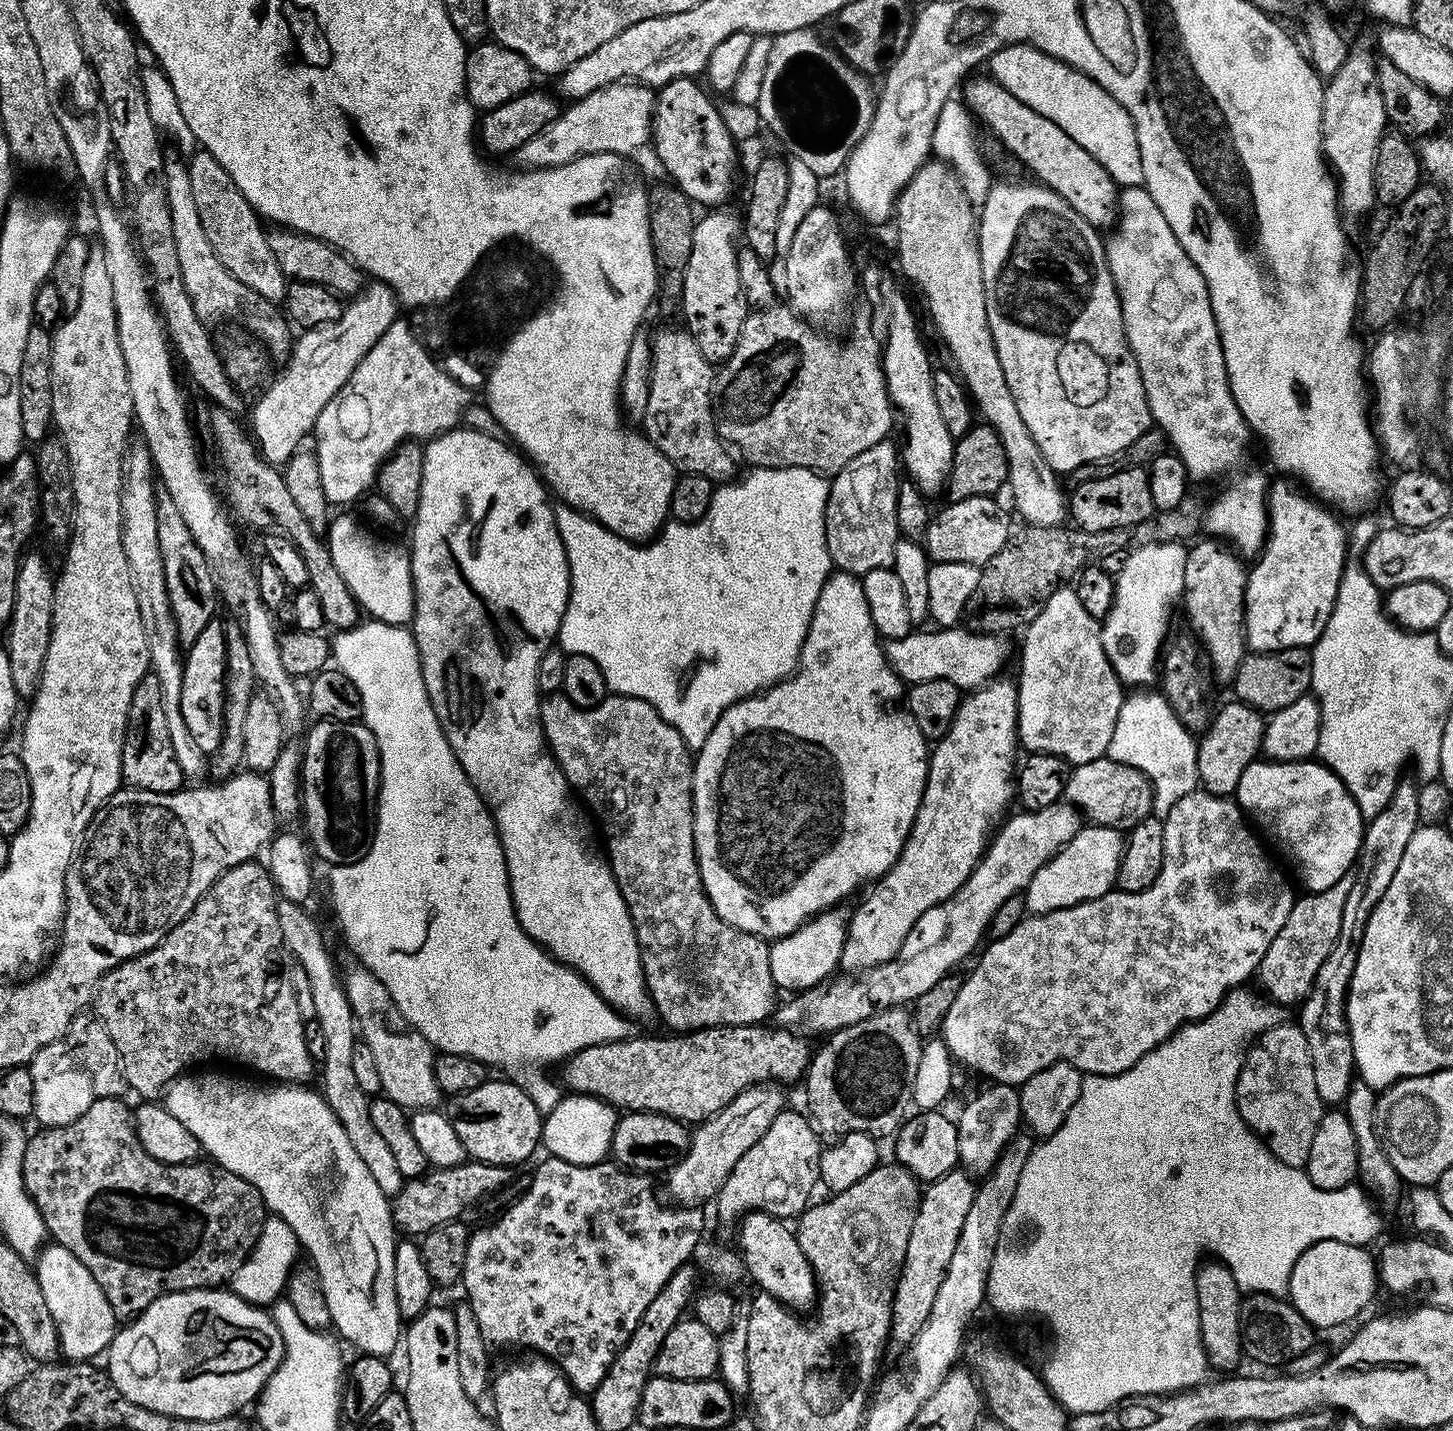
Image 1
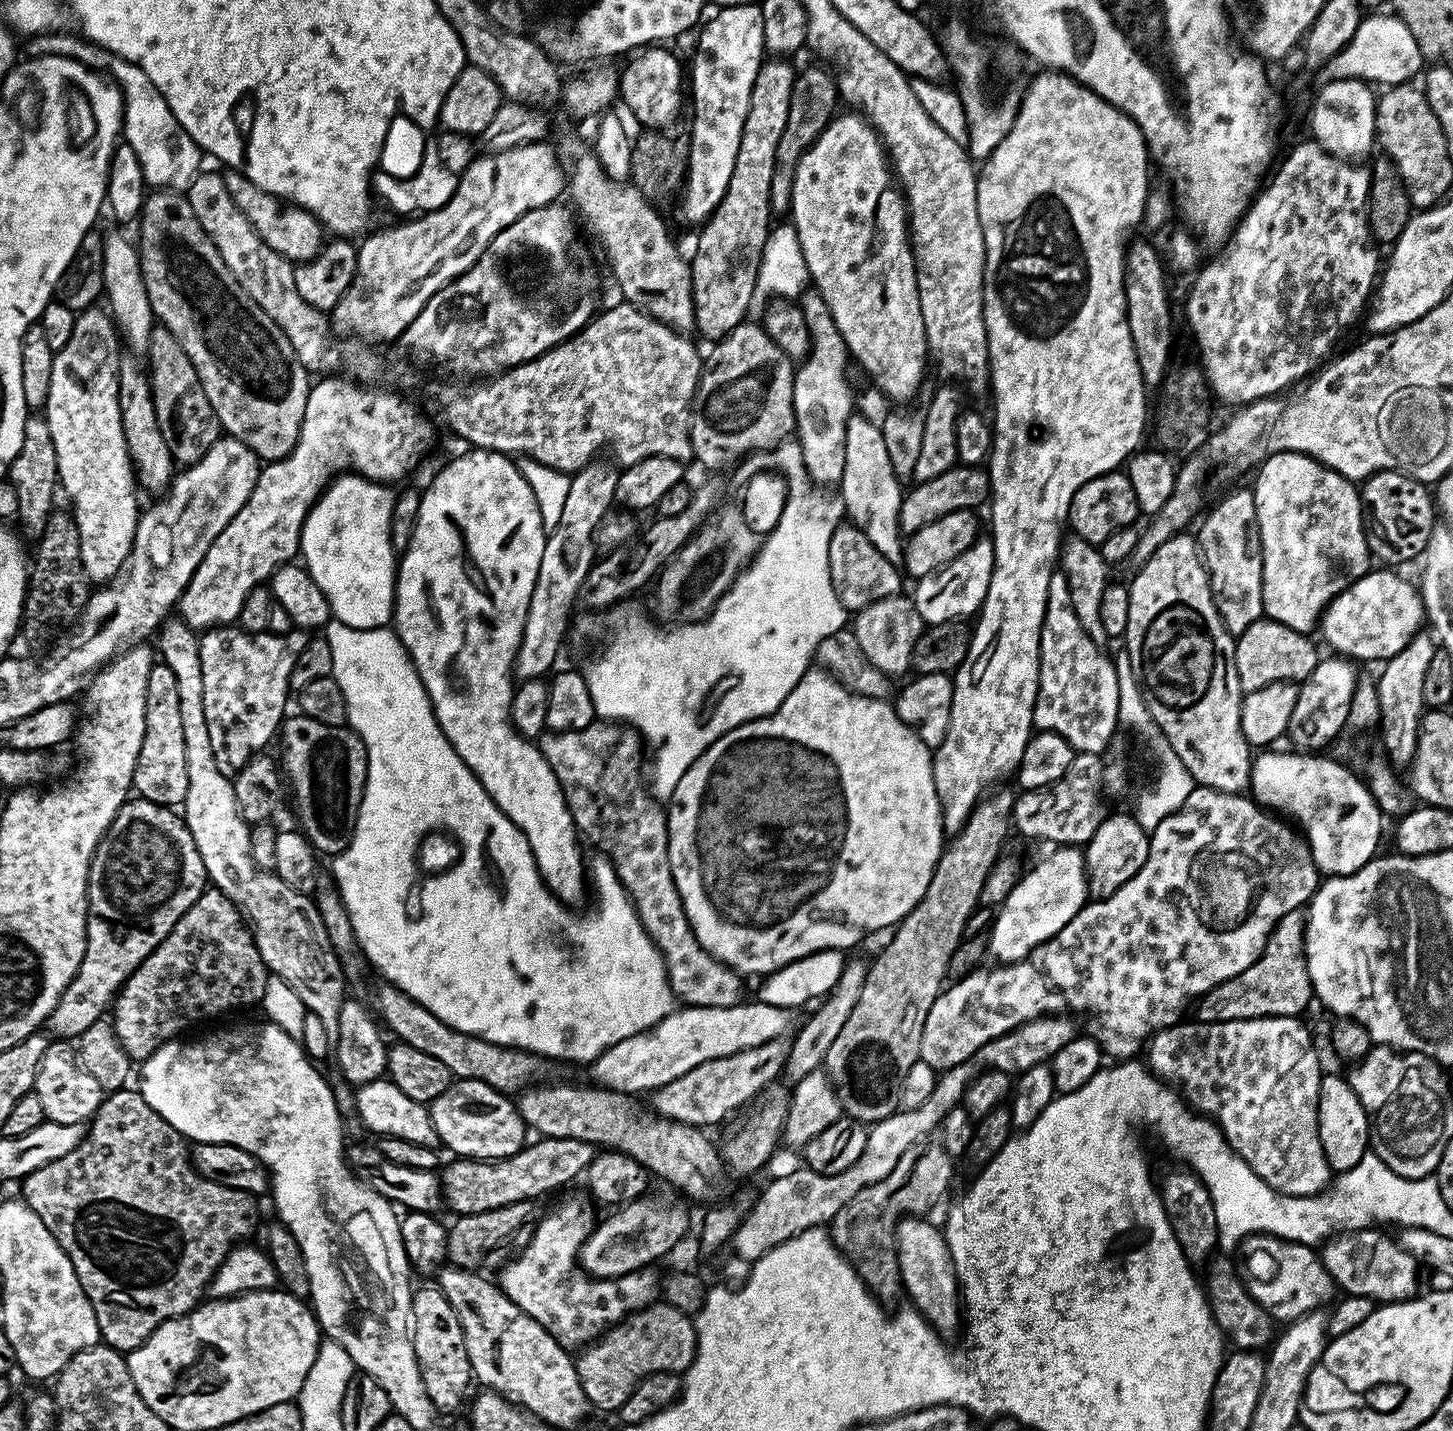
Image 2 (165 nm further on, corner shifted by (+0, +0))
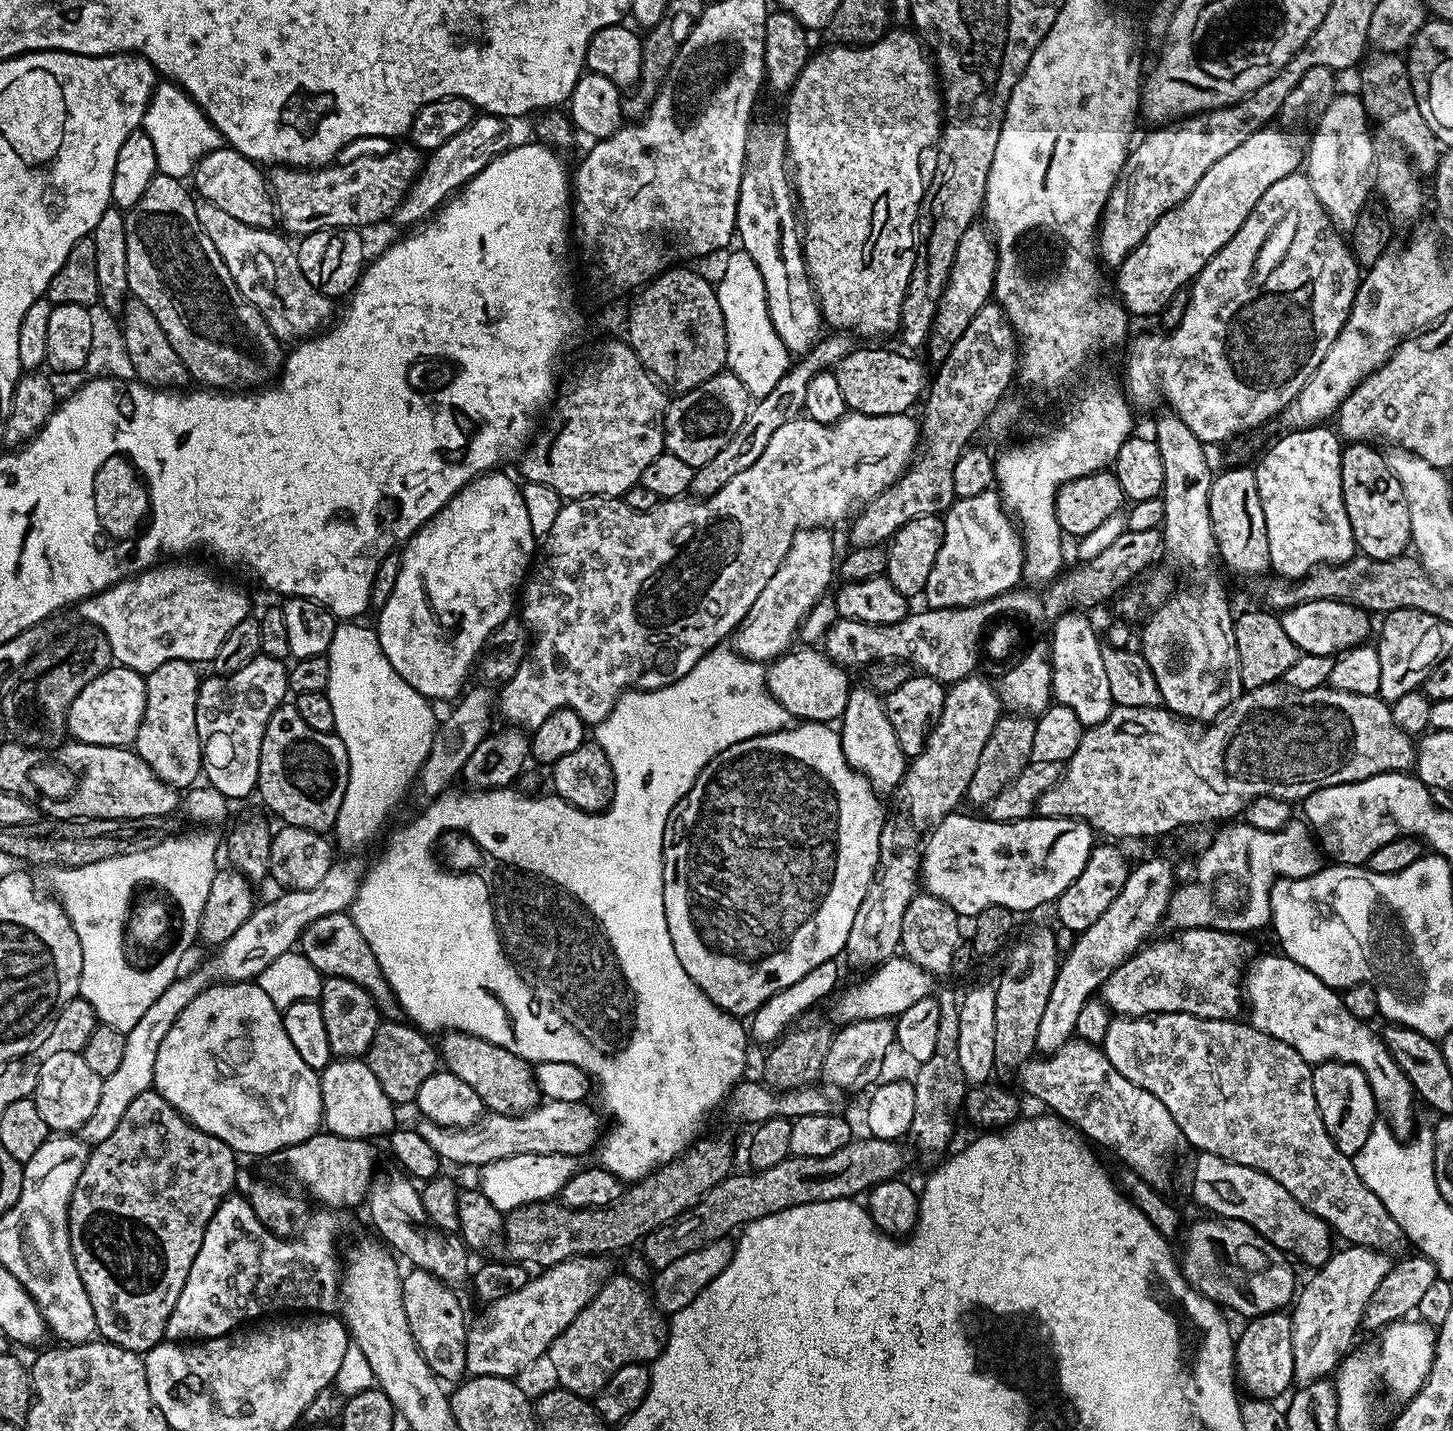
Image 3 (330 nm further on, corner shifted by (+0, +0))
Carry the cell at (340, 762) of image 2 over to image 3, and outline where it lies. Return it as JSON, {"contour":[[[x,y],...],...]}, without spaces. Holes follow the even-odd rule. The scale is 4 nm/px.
{"contour":[[[285,702],[274,710],[262,734],[256,786],[258,796],[280,822],[331,833],[342,810],[342,798],[346,798],[349,774],[346,746],[335,732],[310,730],[310,726],[298,718],[295,703]]]}

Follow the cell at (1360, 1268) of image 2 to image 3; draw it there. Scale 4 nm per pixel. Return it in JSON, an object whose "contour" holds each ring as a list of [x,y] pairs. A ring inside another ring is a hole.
{"contour":[[[1199,1151],[1190,1178],[1190,1192],[1195,1202],[1211,1215],[1242,1221],[1283,1252],[1292,1251],[1311,1269],[1327,1263],[1334,1246],[1331,1228],[1325,1220],[1306,1210],[1284,1186],[1253,1167],[1230,1163],[1220,1155]]]}

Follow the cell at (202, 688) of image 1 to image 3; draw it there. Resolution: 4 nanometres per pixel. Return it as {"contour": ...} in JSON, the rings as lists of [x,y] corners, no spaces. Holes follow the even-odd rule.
{"contour":[[[256,656],[254,662],[246,662],[242,670],[238,670],[229,676],[212,674],[212,677],[201,679],[200,693],[196,703],[196,725],[198,726],[198,738],[202,753],[202,772],[207,783],[214,790],[220,791],[228,802],[244,800],[248,795],[257,791],[258,762],[262,750],[262,734],[266,722],[274,714],[274,710],[285,703],[289,695],[288,668],[285,661],[275,660],[269,656]]]}

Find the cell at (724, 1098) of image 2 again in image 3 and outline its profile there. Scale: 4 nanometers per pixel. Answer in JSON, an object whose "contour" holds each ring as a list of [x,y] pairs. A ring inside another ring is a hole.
{"contour":[[[548,1100],[547,1102],[541,1102],[536,1105],[535,1108],[531,1108],[529,1112],[523,1112],[517,1116],[507,1116],[506,1114],[498,1114],[497,1112],[488,1112],[487,1114],[480,1117],[470,1126],[465,1128],[440,1128],[434,1122],[429,1120],[421,1119],[418,1124],[418,1130],[422,1134],[422,1138],[426,1138],[426,1142],[430,1142],[430,1146],[437,1154],[440,1155],[441,1161],[447,1162],[448,1160],[452,1164],[477,1164],[477,1166],[483,1166],[485,1164],[493,1164],[499,1160],[505,1160],[506,1158],[514,1158],[518,1154],[534,1154],[535,1156],[571,1156],[573,1158],[580,1158],[583,1152],[588,1152],[597,1147],[598,1141],[602,1136],[602,1128],[600,1132],[600,1116],[601,1113],[595,1112],[592,1108],[587,1108],[587,1103],[575,1100],[574,1102],[558,1102],[557,1100]]]}

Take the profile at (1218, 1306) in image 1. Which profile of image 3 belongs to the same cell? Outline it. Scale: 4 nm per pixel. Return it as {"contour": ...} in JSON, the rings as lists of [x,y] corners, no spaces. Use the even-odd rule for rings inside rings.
{"contour":[[[1073,1038],[1052,1055],[1029,1060],[1019,1069],[1019,1076],[1021,1086],[1034,1099],[1041,1100],[1049,1113],[1083,1134],[1093,1145],[1109,1148],[1123,1167],[1140,1175],[1150,1187],[1166,1189],[1172,1180],[1176,1151],[1182,1145],[1178,1122],[1170,1118],[1170,1110],[1150,1090],[1134,1086],[1130,1078],[1122,1078],[1110,1058],[1106,1058],[1103,1047]]]}

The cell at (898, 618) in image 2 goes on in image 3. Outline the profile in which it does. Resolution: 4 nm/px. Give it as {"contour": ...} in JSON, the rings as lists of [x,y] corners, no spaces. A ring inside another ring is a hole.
{"contour":[[[867,686],[853,687],[848,693],[848,705],[838,731],[848,764],[861,772],[873,788],[884,793],[899,785],[906,771],[906,757],[898,746],[898,738],[894,738],[894,726],[890,726],[890,718],[886,718],[884,701],[879,692]]]}

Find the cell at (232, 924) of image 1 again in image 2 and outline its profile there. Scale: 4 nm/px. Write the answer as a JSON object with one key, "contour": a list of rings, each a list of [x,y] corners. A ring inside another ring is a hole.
{"contour":[[[207,887],[204,893],[178,918],[174,930],[162,943],[136,967],[134,974],[124,983],[110,1012],[113,1028],[122,1042],[122,1050],[134,1062],[150,1058],[167,1040],[175,1040],[187,1026],[188,1020],[212,1020],[223,1012],[232,1012],[239,1004],[259,1005],[266,990],[270,973],[262,960],[252,929],[239,910],[214,887]]]}

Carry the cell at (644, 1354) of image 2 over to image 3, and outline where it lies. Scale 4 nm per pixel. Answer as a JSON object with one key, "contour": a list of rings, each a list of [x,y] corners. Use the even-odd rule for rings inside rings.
{"contour":[[[617,1274],[605,1280],[598,1294],[585,1308],[577,1314],[574,1322],[548,1348],[547,1363],[552,1363],[552,1372],[556,1375],[555,1383],[561,1388],[585,1398],[595,1398],[602,1390],[606,1374],[618,1370],[627,1364],[643,1364],[656,1360],[664,1353],[664,1345],[668,1342],[668,1324],[665,1313],[656,1307],[649,1289],[645,1285]]]}

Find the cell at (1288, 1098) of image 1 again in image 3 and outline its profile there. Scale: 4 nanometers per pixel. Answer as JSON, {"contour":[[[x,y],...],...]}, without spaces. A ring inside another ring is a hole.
{"contour":[[[1161,1012],[1151,1016],[1116,1016],[1109,1022],[1109,1030],[1106,1032],[1102,1047],[1106,1058],[1110,1058],[1114,1070],[1118,1070],[1118,1074],[1122,1074],[1122,1078],[1130,1078],[1130,1082],[1134,1082],[1134,1086],[1142,1086],[1142,1090],[1150,1090],[1150,1094],[1154,1094],[1154,1098],[1158,1098],[1158,1102],[1162,1102],[1162,1106],[1166,1106],[1166,1110],[1170,1110],[1170,1118],[1174,1118],[1174,1122],[1178,1122],[1181,1137],[1187,1143],[1189,1140],[1195,1147],[1194,1149],[1220,1155],[1222,1158],[1228,1159],[1230,1163],[1253,1167],[1254,1170],[1262,1171],[1263,1174],[1274,1178],[1274,1181],[1284,1186],[1302,1207],[1325,1220],[1331,1231],[1337,1237],[1340,1235],[1349,1245],[1372,1248],[1385,1253],[1391,1250],[1390,1248],[1398,1247],[1399,1244],[1402,1244],[1402,1233],[1398,1222],[1394,1222],[1394,1218],[1390,1218],[1390,1210],[1386,1210],[1386,1206],[1382,1206],[1378,1194],[1371,1192],[1362,1182],[1362,1178],[1358,1178],[1358,1170],[1353,1157],[1342,1154],[1342,1150],[1338,1150],[1334,1146],[1334,1142],[1322,1122],[1322,1114],[1318,1110],[1318,1102],[1314,1098],[1313,1065],[1305,1062],[1302,1054],[1298,1054],[1298,1050],[1294,1050],[1294,1046],[1286,1046],[1286,1042],[1253,1028],[1251,1023],[1240,1023],[1239,1019],[1203,1020],[1194,1014],[1182,1014],[1181,1012]]]}

